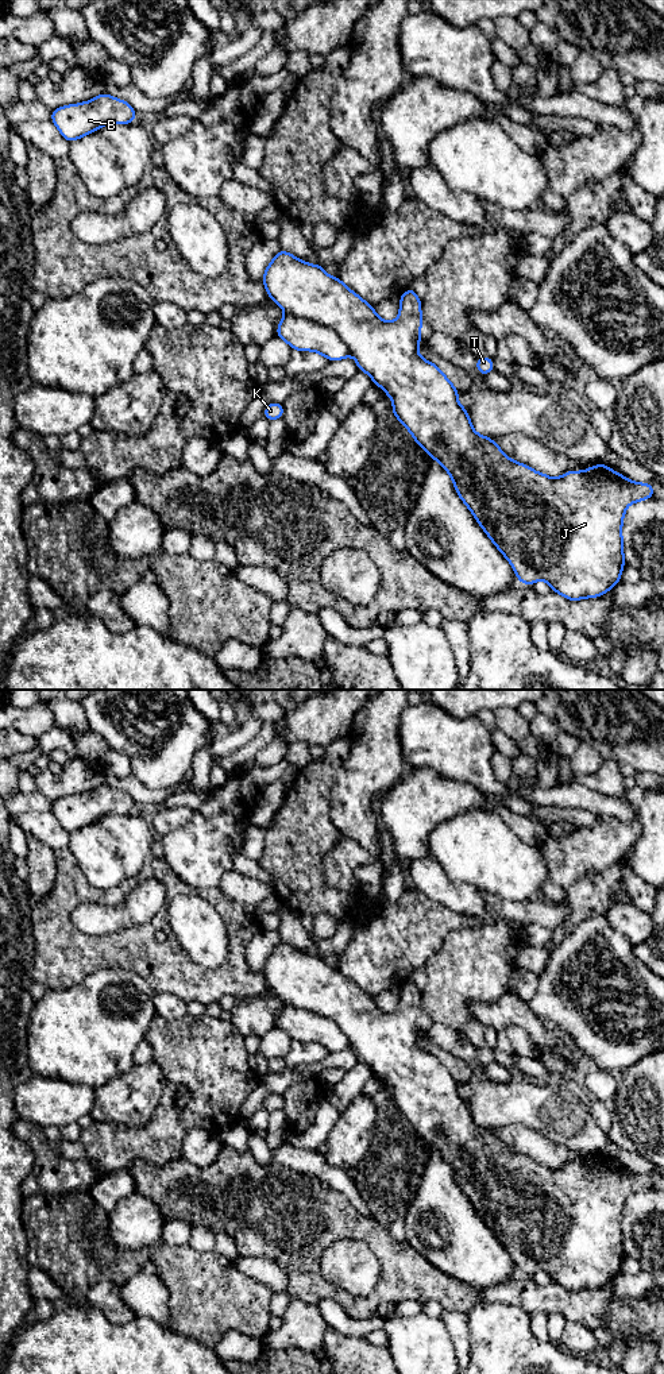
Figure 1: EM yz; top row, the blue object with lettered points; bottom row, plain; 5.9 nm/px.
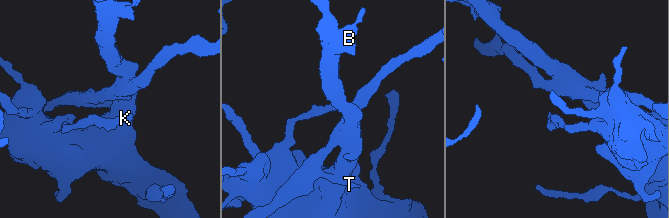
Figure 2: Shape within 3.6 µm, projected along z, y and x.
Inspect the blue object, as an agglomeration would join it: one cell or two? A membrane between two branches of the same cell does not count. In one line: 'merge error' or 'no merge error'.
no merge error

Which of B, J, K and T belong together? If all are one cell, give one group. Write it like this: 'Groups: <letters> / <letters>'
Groups: B J K T

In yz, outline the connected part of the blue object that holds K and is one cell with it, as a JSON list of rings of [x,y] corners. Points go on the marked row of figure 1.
[[[269,404],[263,412],[263,416],[271,421],[283,417],[283,404]]]

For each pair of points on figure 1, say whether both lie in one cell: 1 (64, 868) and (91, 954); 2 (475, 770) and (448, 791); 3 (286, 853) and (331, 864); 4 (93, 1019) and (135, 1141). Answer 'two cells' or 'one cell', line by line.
1: one cell
2: two cells
3: two cells
4: two cells

